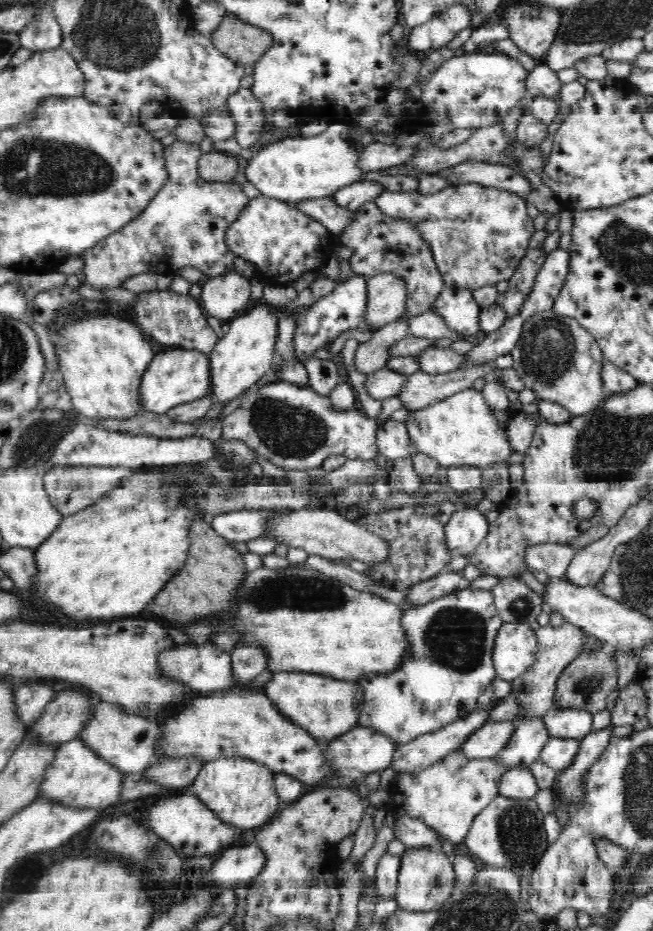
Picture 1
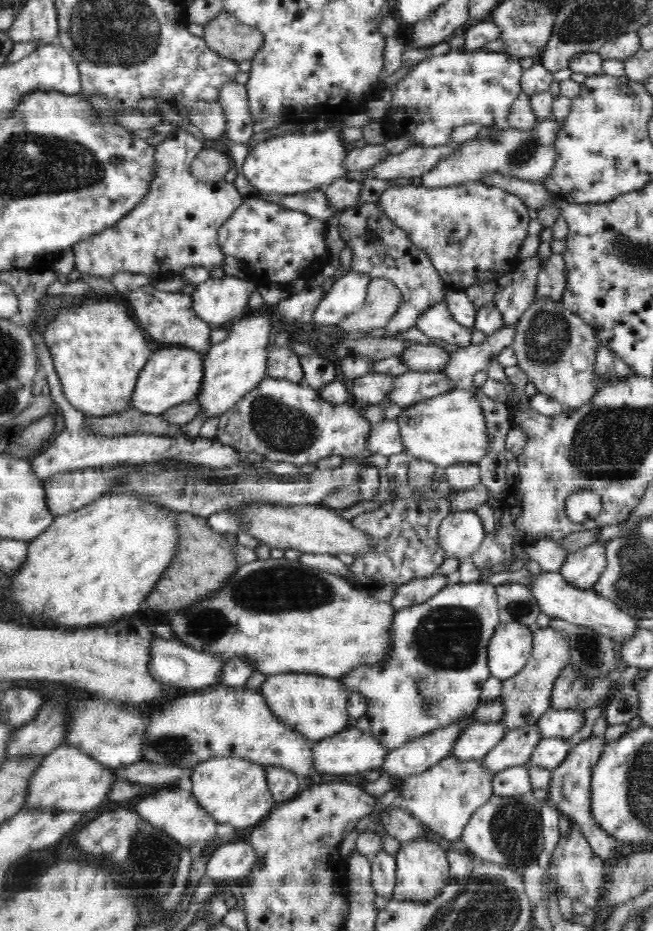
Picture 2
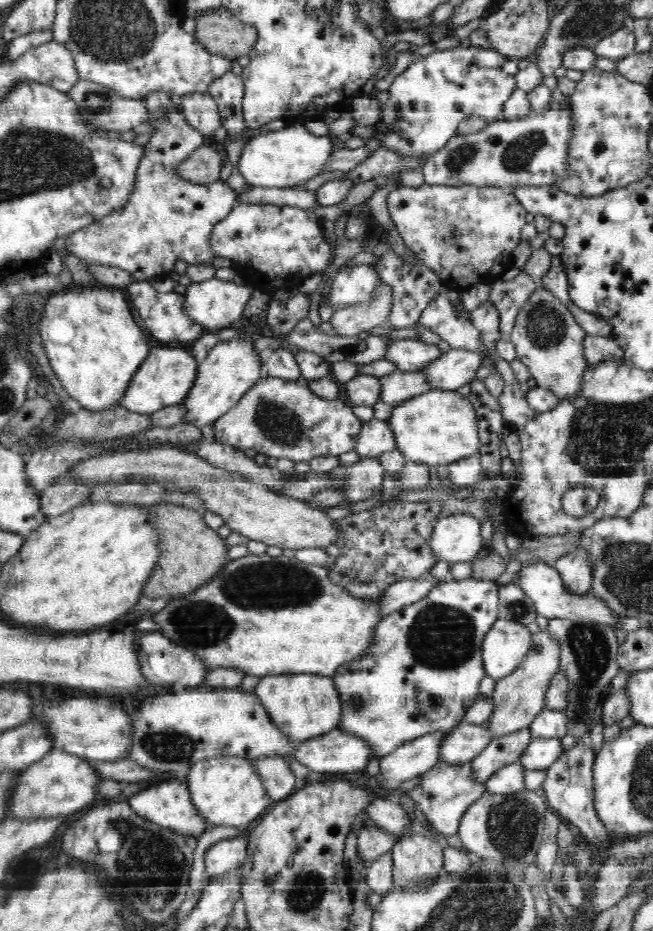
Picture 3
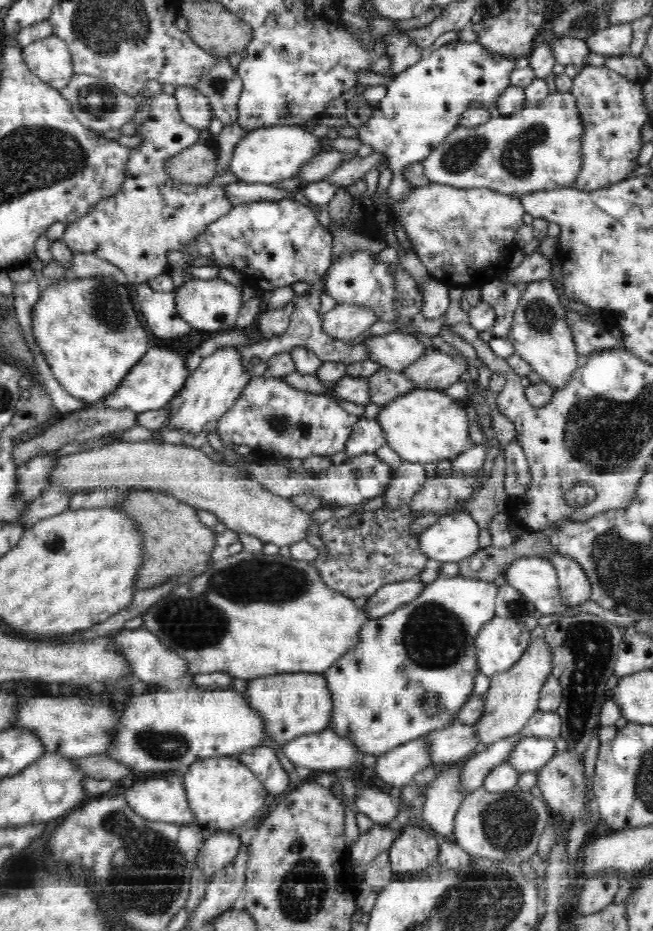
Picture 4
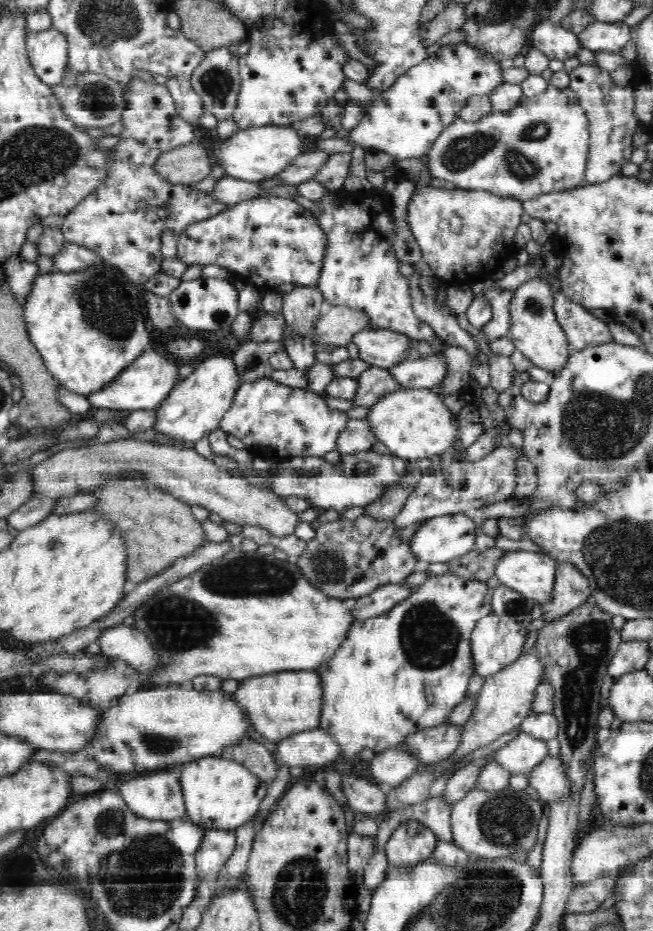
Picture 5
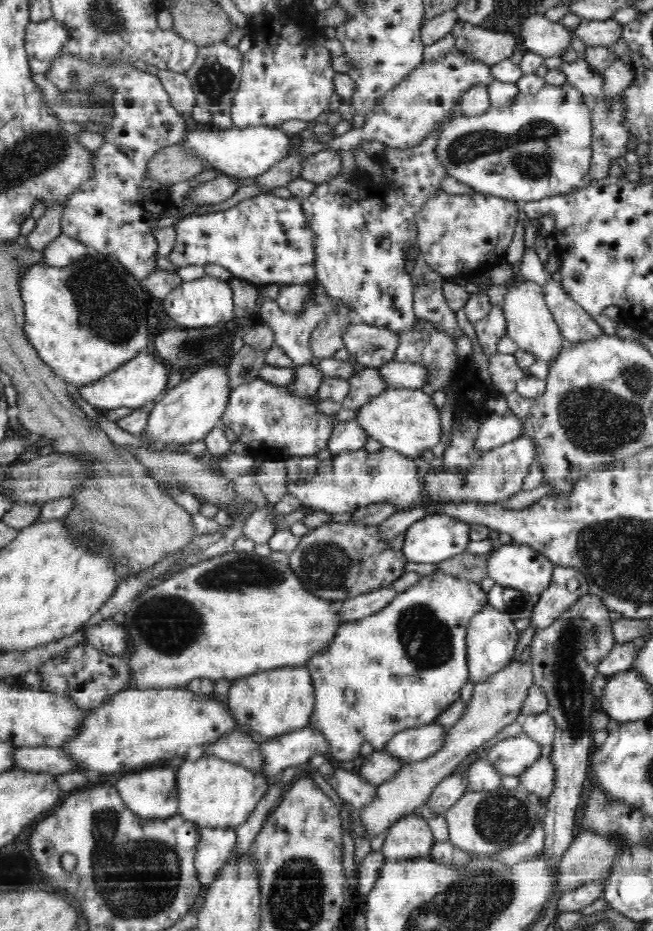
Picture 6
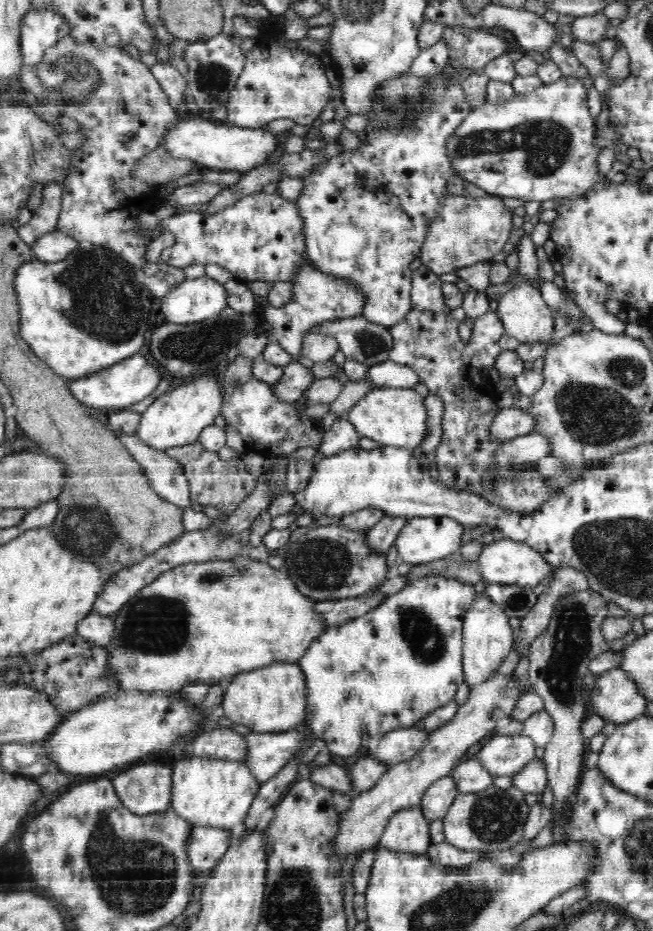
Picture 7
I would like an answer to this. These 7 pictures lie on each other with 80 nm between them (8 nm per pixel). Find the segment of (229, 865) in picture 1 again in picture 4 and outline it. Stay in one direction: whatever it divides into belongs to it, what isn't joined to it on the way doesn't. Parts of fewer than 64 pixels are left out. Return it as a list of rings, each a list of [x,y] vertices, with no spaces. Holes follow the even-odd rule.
[[[218,831],[208,835],[204,846],[197,854],[196,864],[204,877],[210,880],[216,873],[222,871],[234,858],[242,847],[241,838],[231,832]]]

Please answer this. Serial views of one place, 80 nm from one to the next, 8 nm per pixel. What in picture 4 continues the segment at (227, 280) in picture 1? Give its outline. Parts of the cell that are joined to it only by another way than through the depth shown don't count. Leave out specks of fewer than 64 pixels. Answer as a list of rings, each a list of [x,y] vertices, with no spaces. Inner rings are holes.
[[[220,277],[210,280],[194,279],[185,282],[174,290],[178,316],[196,330],[202,332],[226,332],[235,328],[240,308],[242,308],[242,293],[236,287]]]

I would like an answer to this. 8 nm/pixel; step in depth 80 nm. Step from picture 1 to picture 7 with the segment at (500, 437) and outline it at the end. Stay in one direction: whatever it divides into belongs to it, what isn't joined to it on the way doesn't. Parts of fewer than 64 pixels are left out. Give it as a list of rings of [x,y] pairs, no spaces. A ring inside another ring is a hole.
[[[377,388],[368,392],[347,410],[347,418],[361,436],[377,440],[386,447],[398,447],[403,450],[416,448],[428,432],[427,412],[424,398],[412,388]]]

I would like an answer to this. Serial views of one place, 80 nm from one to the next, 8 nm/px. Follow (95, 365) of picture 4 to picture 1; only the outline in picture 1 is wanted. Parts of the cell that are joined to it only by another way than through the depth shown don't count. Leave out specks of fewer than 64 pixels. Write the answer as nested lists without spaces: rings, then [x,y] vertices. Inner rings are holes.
[[[90,314],[80,320],[74,320],[66,326],[62,326],[56,332],[54,348],[58,355],[59,378],[62,387],[68,392],[76,412],[80,412],[89,421],[130,419],[138,416],[144,407],[141,404],[141,386],[155,353],[152,350],[154,344],[149,337],[141,332],[141,329],[115,314]]]

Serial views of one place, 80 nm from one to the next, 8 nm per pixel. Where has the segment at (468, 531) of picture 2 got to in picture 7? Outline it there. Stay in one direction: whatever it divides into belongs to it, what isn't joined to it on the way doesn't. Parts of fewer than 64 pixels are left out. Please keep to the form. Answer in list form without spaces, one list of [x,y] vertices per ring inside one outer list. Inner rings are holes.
[[[448,516],[414,517],[403,526],[393,543],[399,554],[399,560],[419,565],[424,562],[432,563],[433,560],[444,559],[445,556],[460,551],[460,540],[463,533],[464,525]]]

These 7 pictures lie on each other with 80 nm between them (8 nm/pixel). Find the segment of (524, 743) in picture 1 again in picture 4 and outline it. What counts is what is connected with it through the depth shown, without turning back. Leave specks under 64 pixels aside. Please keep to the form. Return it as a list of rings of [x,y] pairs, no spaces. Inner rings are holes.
[[[517,733],[480,747],[476,755],[470,757],[461,770],[461,784],[466,793],[472,793],[482,787],[484,779],[492,767],[502,764],[508,755],[511,755],[513,746],[523,738],[522,734]]]

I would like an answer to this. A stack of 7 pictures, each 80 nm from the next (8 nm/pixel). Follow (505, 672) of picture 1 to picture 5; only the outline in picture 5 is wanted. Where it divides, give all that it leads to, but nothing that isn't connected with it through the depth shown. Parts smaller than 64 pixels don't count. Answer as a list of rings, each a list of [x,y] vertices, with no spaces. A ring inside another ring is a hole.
[[[492,612],[482,618],[470,639],[475,674],[482,677],[490,676],[512,664],[522,654],[522,646],[524,646],[528,635],[527,627],[521,625],[521,619],[510,615],[499,615]]]

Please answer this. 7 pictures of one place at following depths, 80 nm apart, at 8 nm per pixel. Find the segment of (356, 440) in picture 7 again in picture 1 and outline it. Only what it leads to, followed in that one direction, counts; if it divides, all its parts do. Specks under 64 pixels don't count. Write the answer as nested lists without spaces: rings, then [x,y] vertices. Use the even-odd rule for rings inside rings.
[[[392,419],[384,421],[377,428],[376,443],[378,451],[387,460],[412,458],[418,453],[416,444],[412,443],[409,436],[407,425]]]

